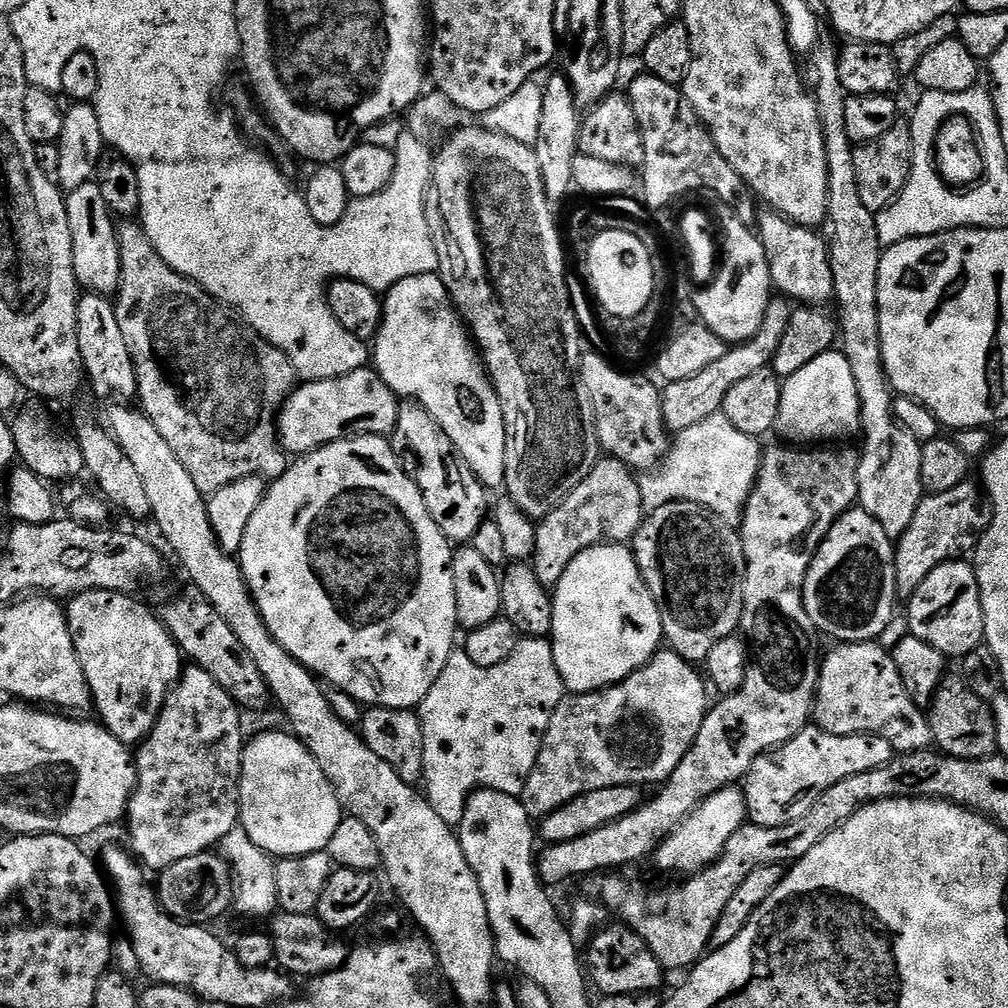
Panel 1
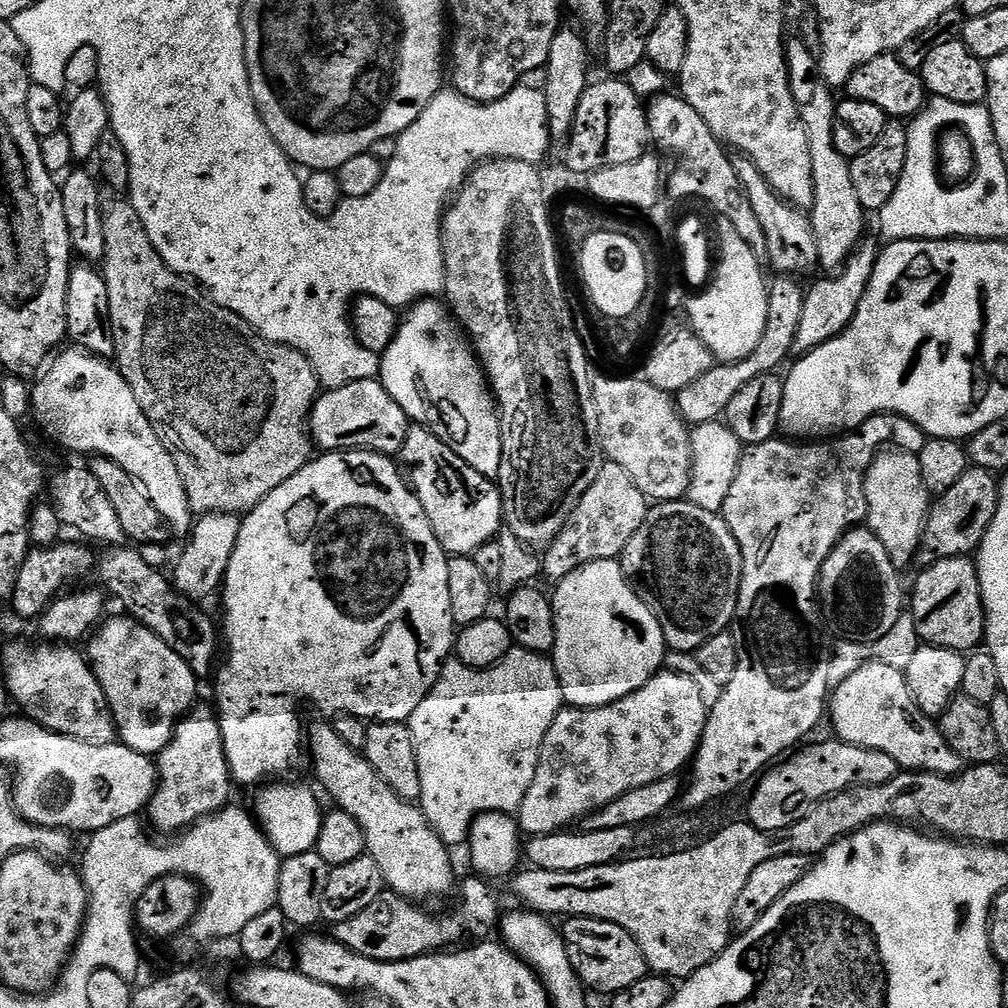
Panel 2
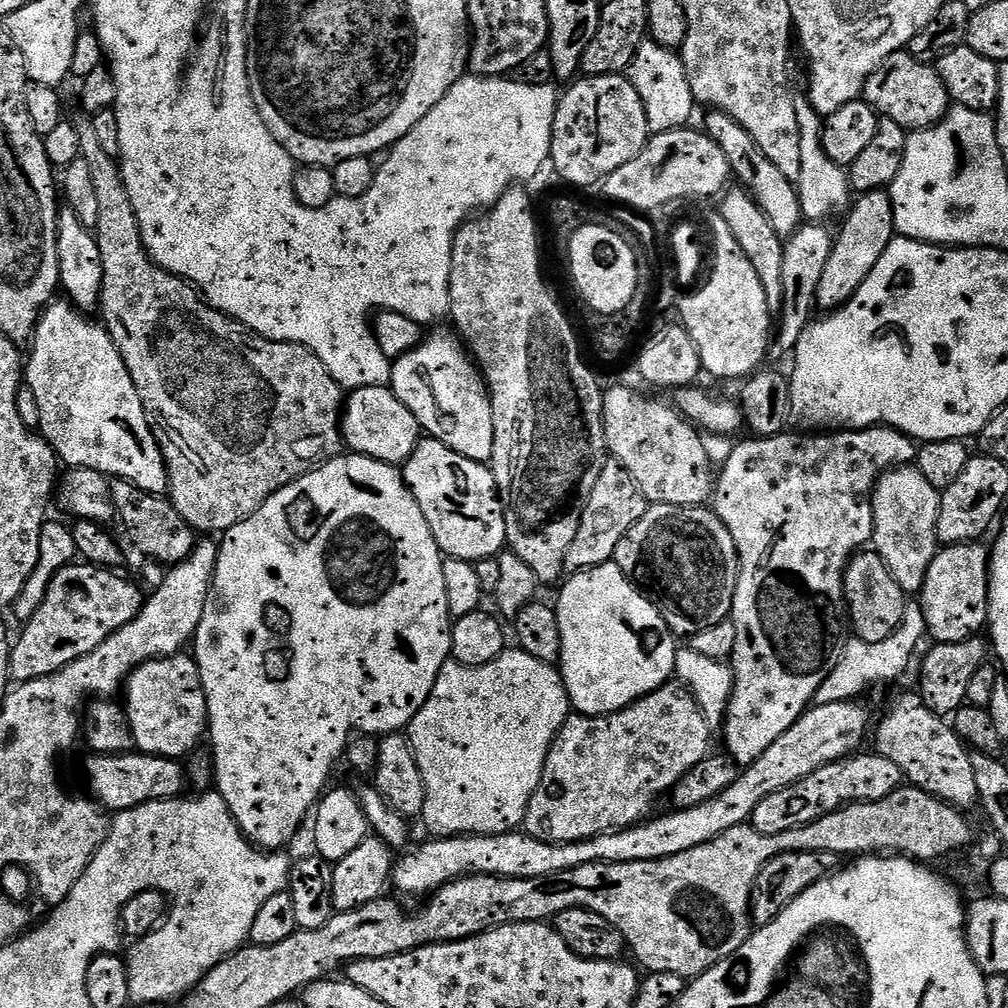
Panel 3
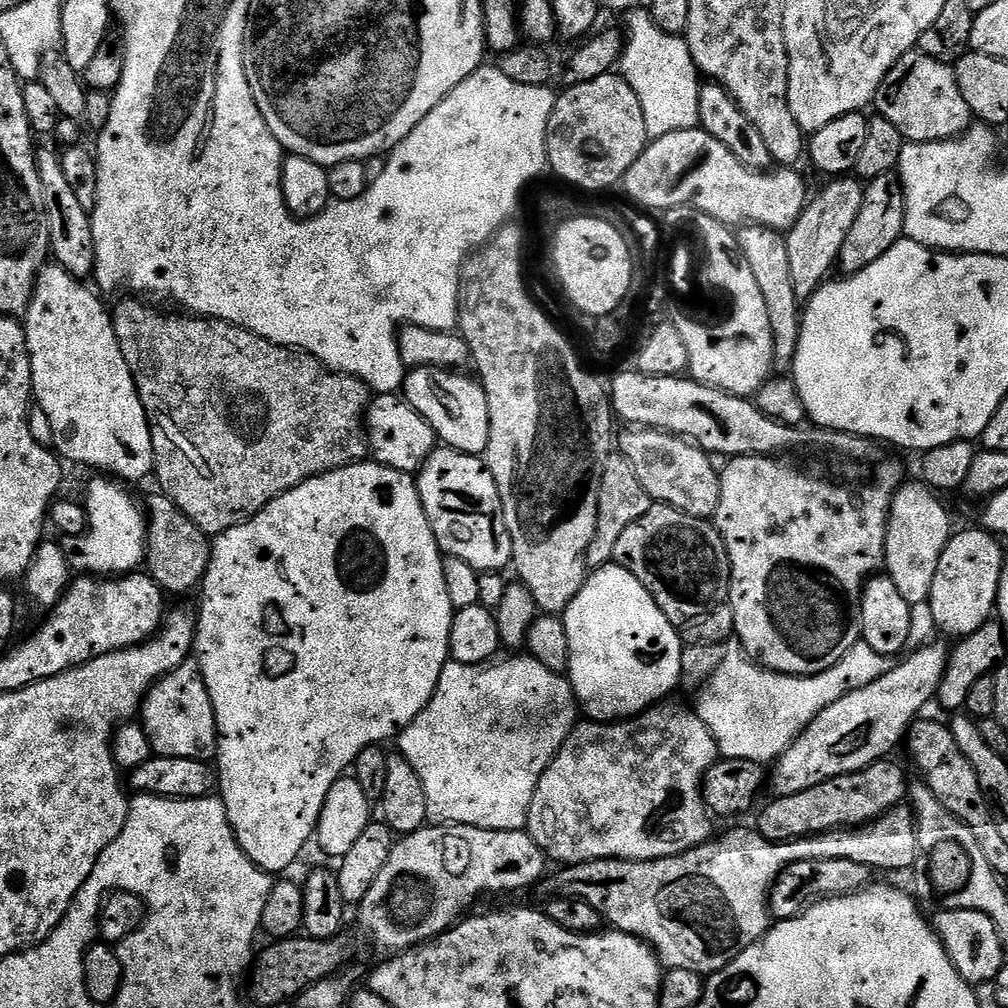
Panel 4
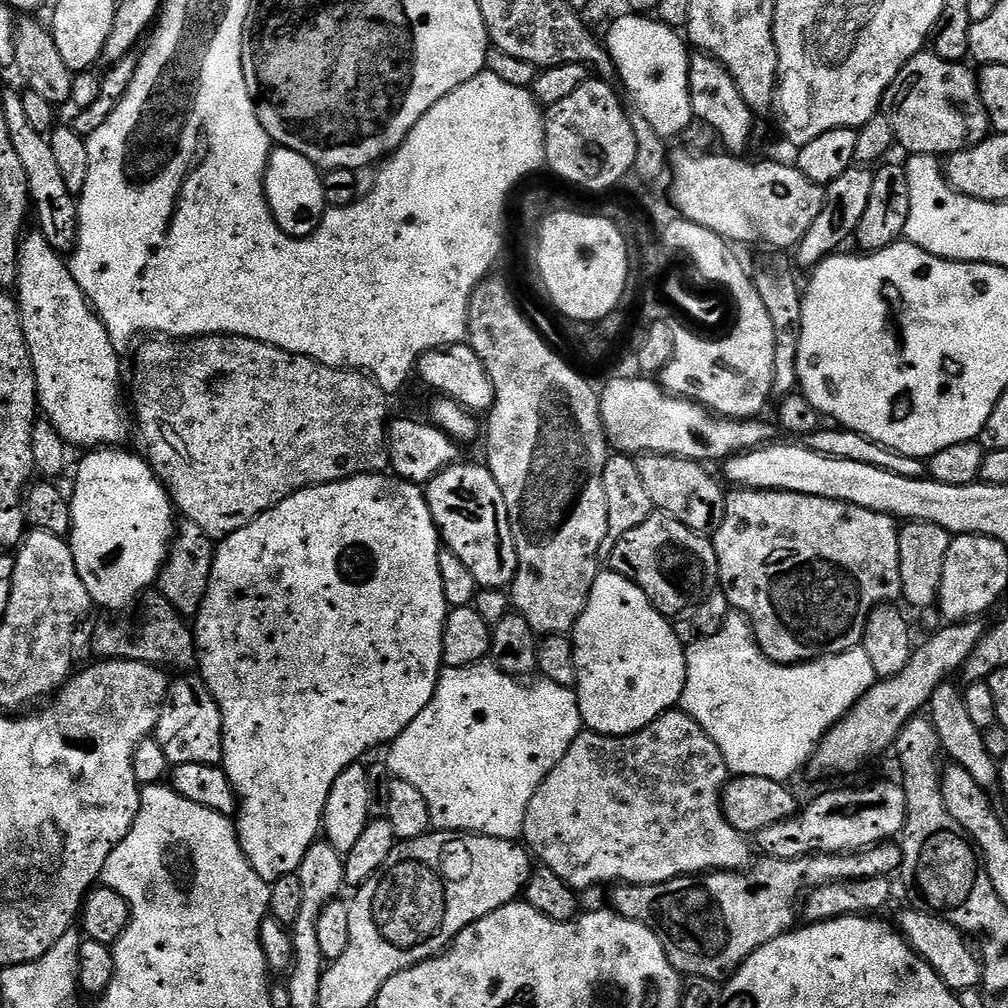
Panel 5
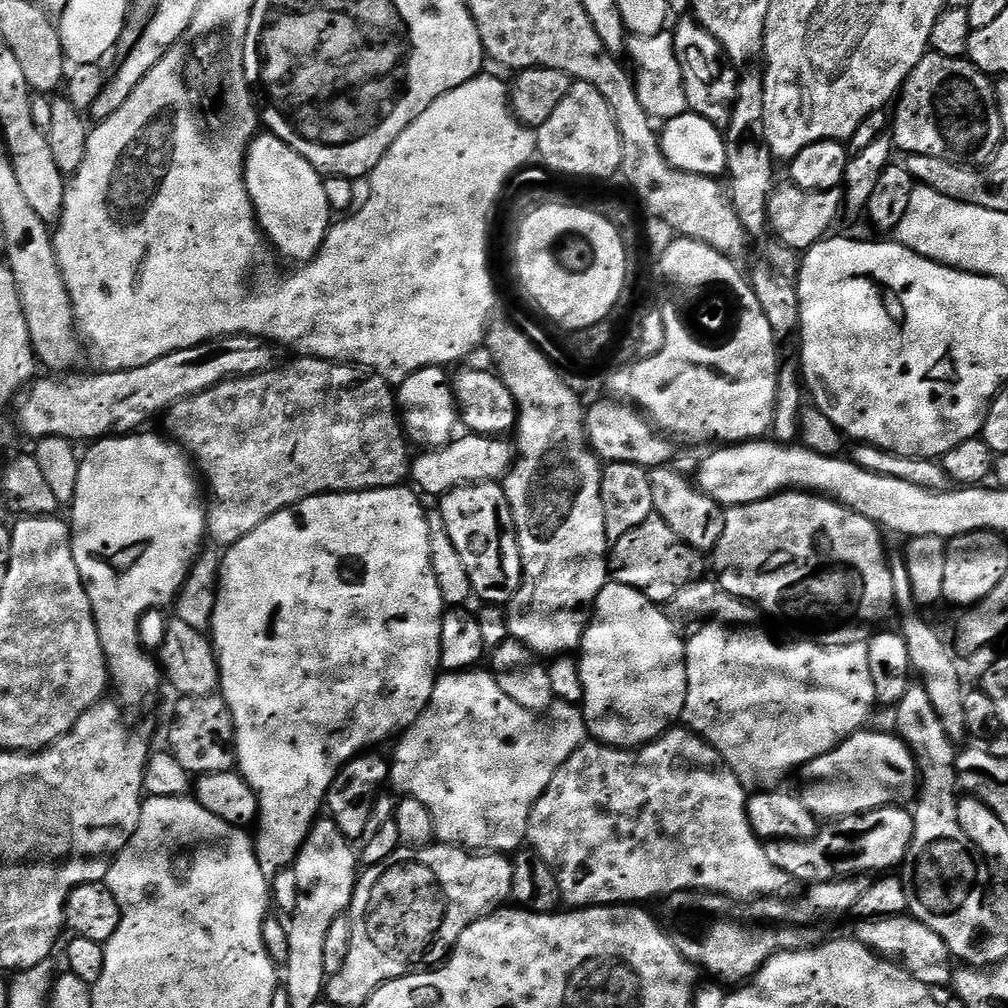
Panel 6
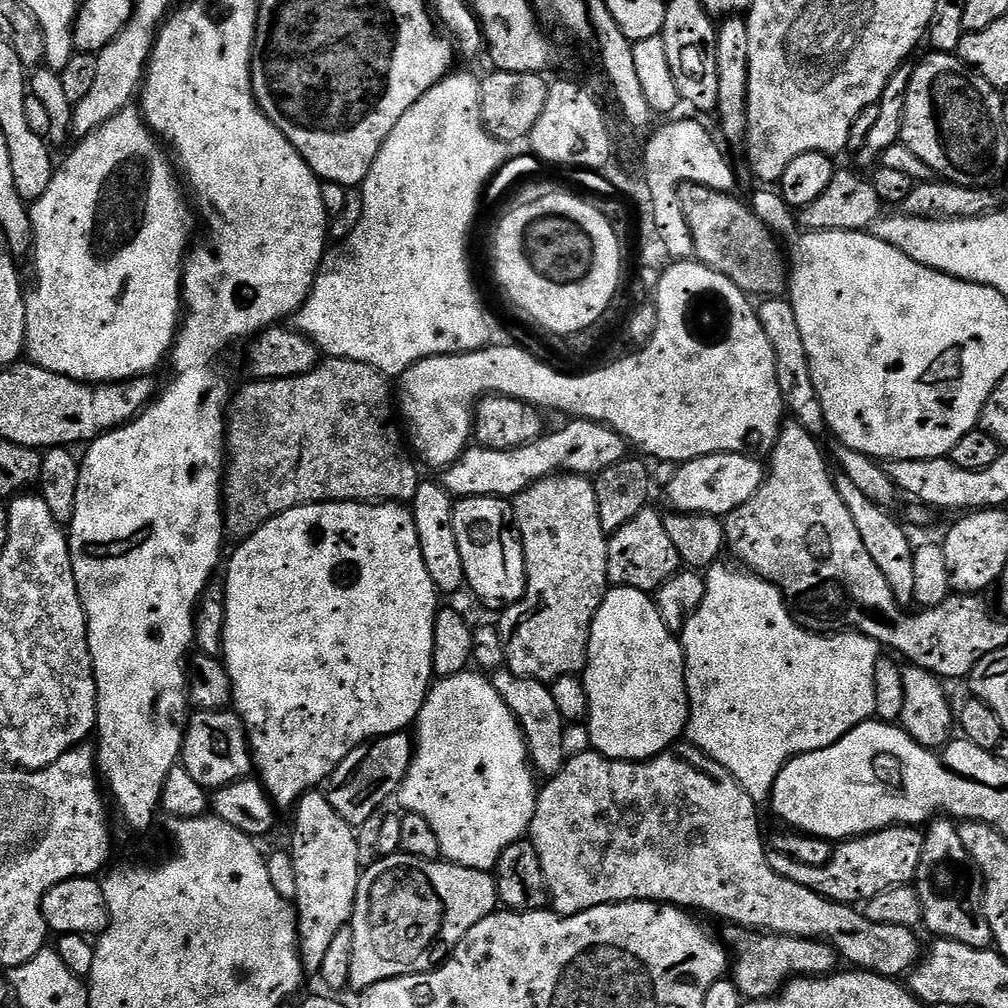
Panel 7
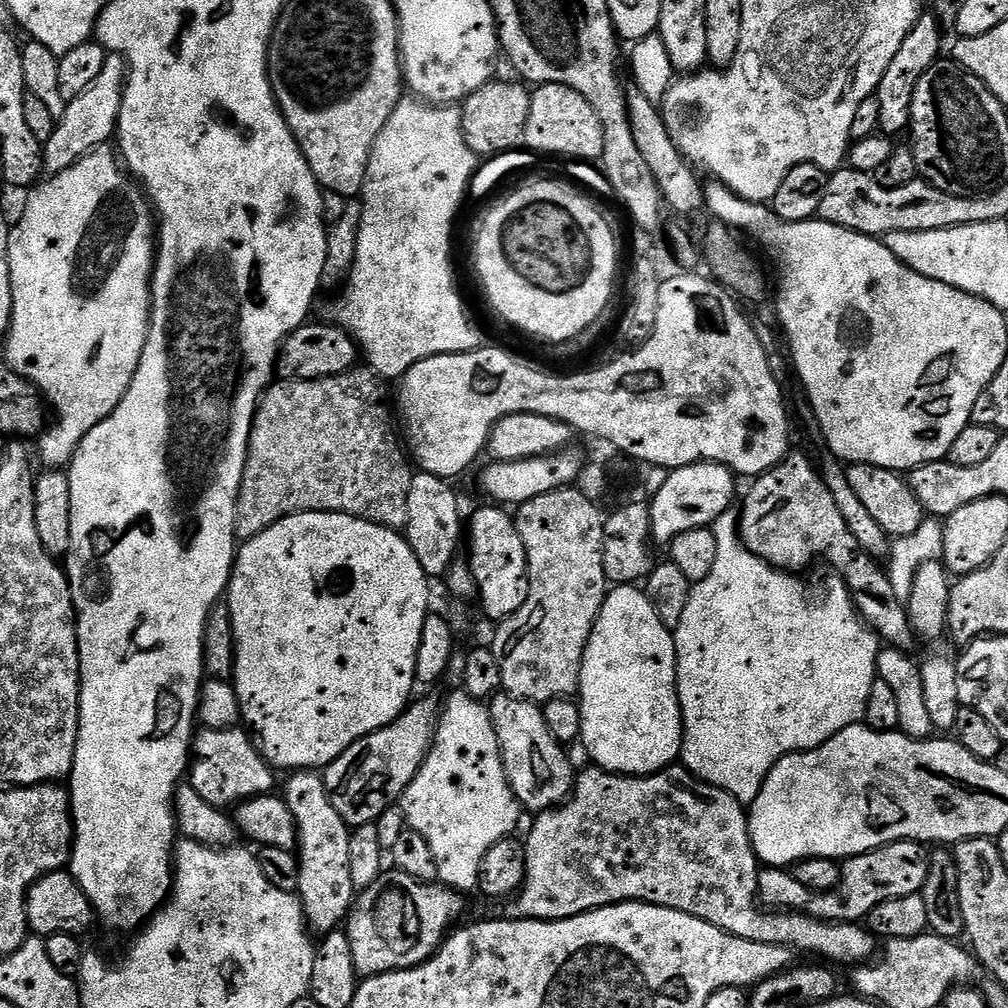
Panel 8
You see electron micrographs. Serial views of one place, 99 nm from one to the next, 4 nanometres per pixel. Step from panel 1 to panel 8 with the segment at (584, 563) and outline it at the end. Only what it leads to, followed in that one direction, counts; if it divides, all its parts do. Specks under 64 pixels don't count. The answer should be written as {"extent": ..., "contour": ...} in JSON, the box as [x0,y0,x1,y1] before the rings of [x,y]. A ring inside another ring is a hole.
{"extent":[578,586,684,776],"contour":[[[616,586],[609,591],[602,610],[594,622],[590,642],[586,646],[586,654],[582,658],[582,674],[578,693],[578,703],[582,714],[580,740],[586,746],[586,750],[590,750],[590,758],[595,767],[605,768],[608,772],[617,772],[619,776],[653,776],[656,772],[671,769],[671,764],[680,760],[680,747],[684,741],[684,719],[676,689],[676,642],[673,633],[658,618],[647,591],[640,589],[639,592],[638,589],[639,587],[636,586]]]}

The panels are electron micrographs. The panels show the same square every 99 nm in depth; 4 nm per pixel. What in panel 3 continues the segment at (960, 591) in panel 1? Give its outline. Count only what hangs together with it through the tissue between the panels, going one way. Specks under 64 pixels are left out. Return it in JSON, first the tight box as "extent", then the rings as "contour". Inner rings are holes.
{"extent":[918,543,990,644],"contour":[[[983,543],[949,544],[937,551],[918,602],[926,618],[927,635],[937,644],[966,642],[985,631],[988,622],[988,569],[990,552]]]}

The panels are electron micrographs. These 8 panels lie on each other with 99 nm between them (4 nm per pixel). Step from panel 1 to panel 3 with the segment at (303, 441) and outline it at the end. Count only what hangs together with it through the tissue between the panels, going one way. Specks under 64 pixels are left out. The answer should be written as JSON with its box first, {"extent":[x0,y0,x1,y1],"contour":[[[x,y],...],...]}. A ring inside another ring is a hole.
{"extent":[340,386,422,466],"contour":[[[366,386],[355,389],[347,397],[340,431],[344,433],[344,442],[349,453],[369,456],[393,466],[405,464],[422,439],[419,422],[414,418],[414,414],[410,414],[407,406],[392,393],[391,387]]]}

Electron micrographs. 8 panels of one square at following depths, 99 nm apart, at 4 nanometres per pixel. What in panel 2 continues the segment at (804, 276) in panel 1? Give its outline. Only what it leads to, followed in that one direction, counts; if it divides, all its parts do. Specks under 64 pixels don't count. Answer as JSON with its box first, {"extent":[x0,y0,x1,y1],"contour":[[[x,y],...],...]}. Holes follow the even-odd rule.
{"extent":[732,154,820,278],"contour":[[[739,154],[733,155],[732,165],[734,174],[738,174],[738,182],[742,182],[750,207],[754,209],[754,218],[762,222],[762,231],[766,234],[767,263],[772,264],[773,273],[800,278],[803,277],[803,272],[817,271],[820,259],[811,215],[805,209],[795,208],[781,198],[770,186],[770,182],[762,178],[758,166],[754,166],[750,158]]]}

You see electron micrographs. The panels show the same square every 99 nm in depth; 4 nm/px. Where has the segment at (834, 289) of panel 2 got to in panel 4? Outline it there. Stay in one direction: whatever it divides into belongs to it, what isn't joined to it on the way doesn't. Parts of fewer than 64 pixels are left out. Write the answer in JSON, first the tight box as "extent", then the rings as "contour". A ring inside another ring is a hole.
{"extent":[838,172,906,274],"contour":[[[896,172],[881,174],[878,178],[864,184],[862,210],[858,210],[858,218],[854,227],[846,234],[846,242],[840,251],[838,268],[841,273],[851,274],[866,270],[866,266],[878,262],[890,246],[894,246],[904,236],[906,222],[906,202],[904,201],[904,187]]]}

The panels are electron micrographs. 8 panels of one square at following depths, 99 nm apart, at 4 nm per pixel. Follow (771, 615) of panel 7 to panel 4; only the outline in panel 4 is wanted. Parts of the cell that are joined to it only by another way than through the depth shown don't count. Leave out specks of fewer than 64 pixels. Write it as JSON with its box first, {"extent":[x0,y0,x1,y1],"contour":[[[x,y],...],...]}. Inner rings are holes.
{"extent":[682,642,893,766],"contour":[[[729,642],[697,648],[685,647],[682,684],[685,689],[688,687],[688,692],[692,695],[692,711],[698,714],[698,718],[702,718],[702,722],[706,722],[706,730],[710,730],[723,759],[744,758],[768,766],[796,741],[798,734],[802,734],[802,730],[806,730],[806,726],[810,726],[810,722],[814,722],[814,718],[818,718],[822,710],[826,710],[826,706],[830,706],[830,702],[838,702],[838,698],[850,694],[850,690],[878,682],[882,674],[892,669],[893,663],[893,657],[878,654],[874,646],[857,642],[850,646],[850,650],[846,650],[846,654],[842,654],[838,662],[834,662],[830,670],[822,670],[813,676],[784,676],[781,672],[770,672],[760,667],[756,661],[744,655],[739,643]]]}

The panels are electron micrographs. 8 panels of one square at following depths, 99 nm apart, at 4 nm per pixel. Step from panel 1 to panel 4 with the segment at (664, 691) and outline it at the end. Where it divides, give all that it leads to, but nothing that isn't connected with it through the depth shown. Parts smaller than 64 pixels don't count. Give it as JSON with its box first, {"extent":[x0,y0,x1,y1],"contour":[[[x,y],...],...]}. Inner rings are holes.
{"extent":[528,702,720,866],"contour":[[[661,702],[647,708],[645,712],[639,712],[636,716],[621,718],[615,722],[584,722],[577,723],[572,733],[562,742],[558,754],[546,766],[542,778],[538,782],[538,790],[534,790],[534,798],[530,802],[528,811],[528,836],[538,845],[549,861],[557,860],[557,865],[571,866],[573,864],[585,864],[591,860],[662,860],[667,856],[677,856],[683,852],[689,852],[692,848],[706,844],[713,839],[712,832],[713,817],[704,804],[702,781],[705,774],[714,766],[720,756],[718,746],[706,730],[706,722],[698,718],[687,703],[668,704],[672,702]]]}

